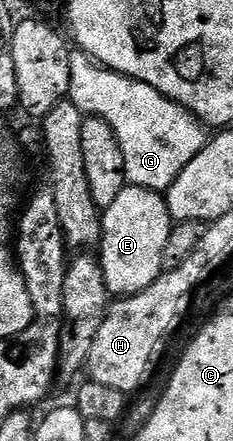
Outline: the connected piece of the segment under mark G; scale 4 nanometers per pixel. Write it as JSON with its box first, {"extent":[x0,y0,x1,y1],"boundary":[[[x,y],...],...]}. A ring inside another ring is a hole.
{"extent":[67,50,208,193],"boundary":[[[82,50],[71,53],[67,94],[84,117],[101,118],[117,134],[121,154],[125,154],[125,174],[130,187],[166,193],[181,170],[207,145],[208,129],[187,108],[165,98],[145,82],[95,63]]]}

